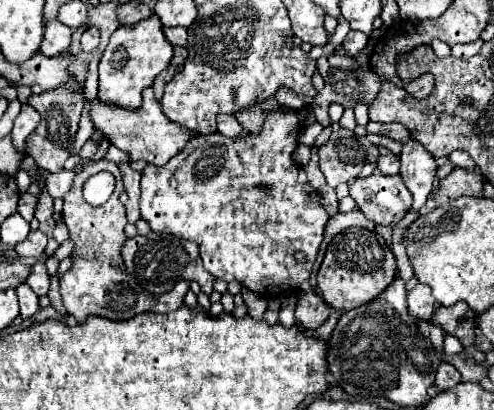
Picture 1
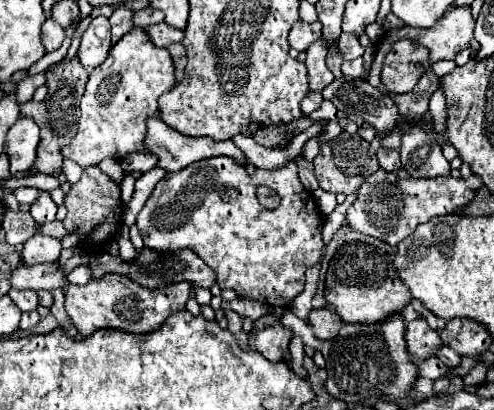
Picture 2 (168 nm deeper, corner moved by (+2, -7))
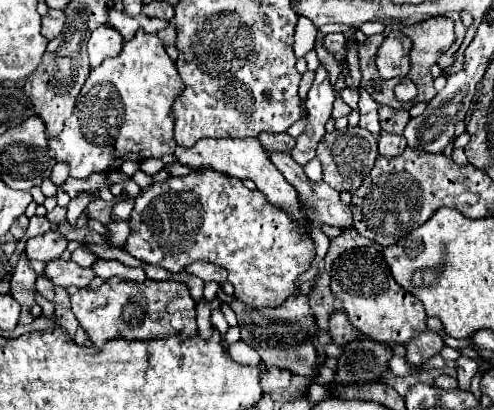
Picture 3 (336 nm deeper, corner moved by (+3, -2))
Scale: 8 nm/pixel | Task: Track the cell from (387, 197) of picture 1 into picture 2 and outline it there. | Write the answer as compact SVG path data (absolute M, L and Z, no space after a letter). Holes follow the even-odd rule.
M379 168L378 172L369 176L360 186L354 204L348 208L350 210L348 224L356 232L380 238L390 246L396 246L408 234L412 234L418 224L426 222L432 216L452 214L464 204L468 204L472 198L474 198L472 188L468 188L464 180L454 180L452 176L420 180L412 178L404 168L400 168L398 172L386 172Z

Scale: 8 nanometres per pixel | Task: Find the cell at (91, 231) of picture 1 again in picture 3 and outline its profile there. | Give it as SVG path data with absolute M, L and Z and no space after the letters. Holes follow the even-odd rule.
M109 279L97 291L77 289L71 295L73 313L79 325L85 329L87 337L95 347L103 347L111 339L145 341L163 337L193 337L197 333L195 323L195 303L189 297L189 289L177 281L119 281Z

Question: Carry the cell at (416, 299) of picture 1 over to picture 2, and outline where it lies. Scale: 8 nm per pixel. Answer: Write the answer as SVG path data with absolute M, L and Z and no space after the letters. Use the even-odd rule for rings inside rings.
M416 318L408 324L406 344L416 360L424 360L424 358L434 356L434 350L442 346L442 340L438 332L428 326L426 318Z

